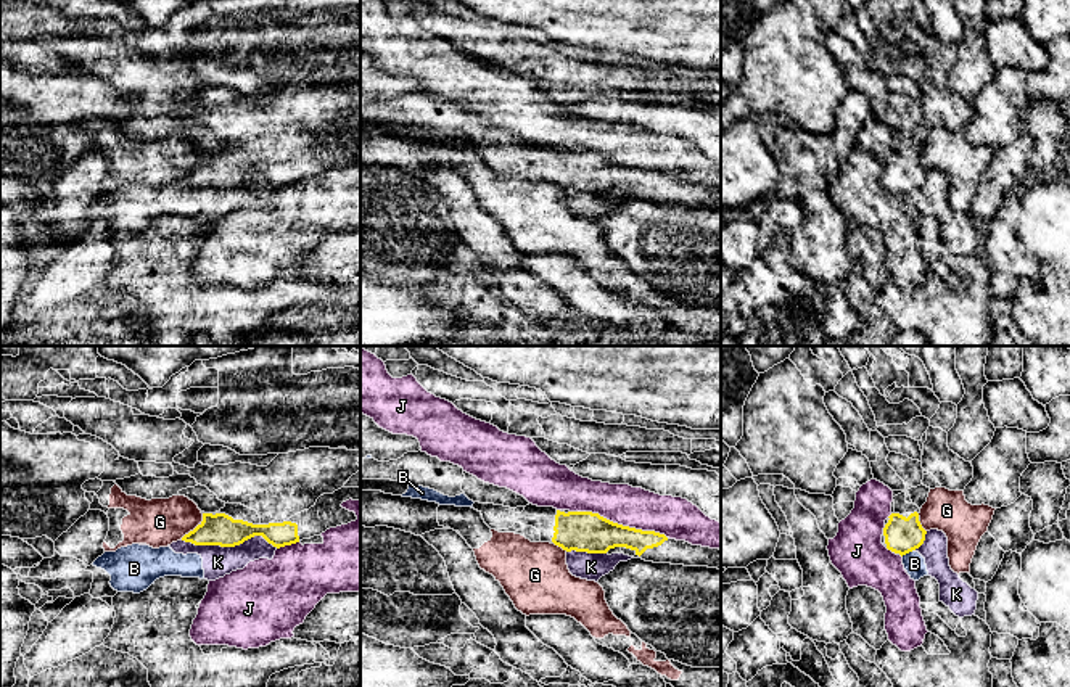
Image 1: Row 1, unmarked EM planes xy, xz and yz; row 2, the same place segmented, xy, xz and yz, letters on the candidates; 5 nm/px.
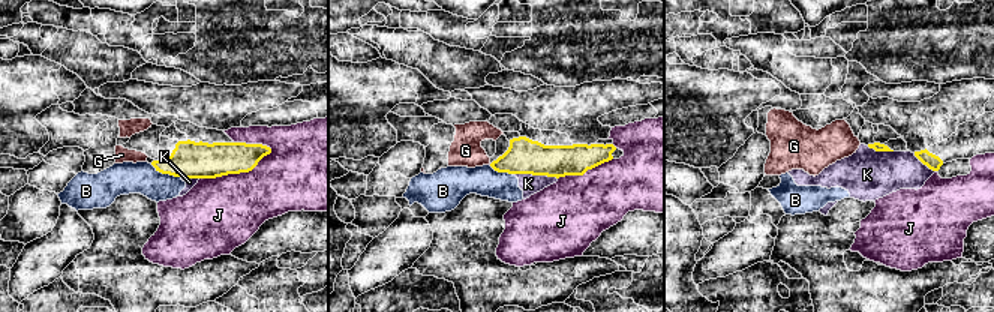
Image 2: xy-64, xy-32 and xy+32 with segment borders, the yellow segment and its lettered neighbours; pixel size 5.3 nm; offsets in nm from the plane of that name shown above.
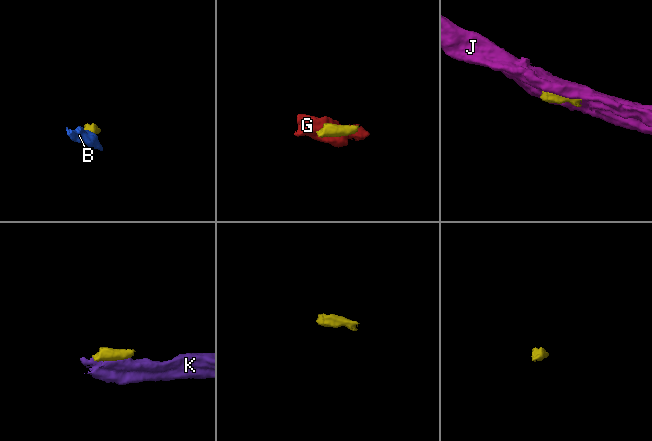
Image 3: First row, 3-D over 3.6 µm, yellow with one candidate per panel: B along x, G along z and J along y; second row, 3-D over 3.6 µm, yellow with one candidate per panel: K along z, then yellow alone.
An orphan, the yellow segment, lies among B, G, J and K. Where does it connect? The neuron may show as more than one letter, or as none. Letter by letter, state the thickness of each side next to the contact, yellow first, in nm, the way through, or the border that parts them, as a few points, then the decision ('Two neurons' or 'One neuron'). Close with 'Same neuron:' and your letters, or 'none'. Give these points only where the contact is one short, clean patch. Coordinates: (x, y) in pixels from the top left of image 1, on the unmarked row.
B: Thickness 180 nm (yellow) against 110 nm. Boundary: yz (913, 189), (901, 195). Two neurons
G: Thickness 160 nm (yellow) against 240 nm. Boundary: xy (203, 153), (203, 158), (181, 179). Two neurons
J: Thickness 200 nm (yellow) against 200 nm. Two neurons
K: Thickness 160 nm (yellow) against 150 nm. Two neurons
Same neuron: none

